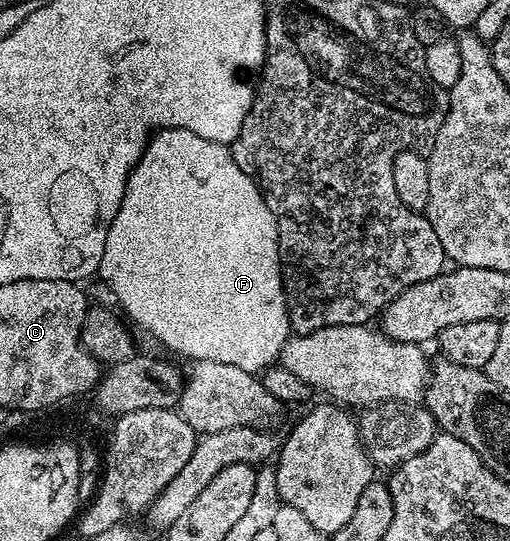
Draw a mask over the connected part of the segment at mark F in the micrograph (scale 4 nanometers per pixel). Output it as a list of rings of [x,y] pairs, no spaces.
[[[162,129],[153,134],[145,154],[141,156],[141,161],[131,171],[123,203],[119,203],[119,211],[109,224],[99,277],[105,280],[105,285],[113,292],[114,299],[121,304],[122,311],[135,324],[142,325],[155,340],[162,341],[171,352],[178,353],[181,357],[189,357],[190,362],[231,363],[235,367],[243,367],[243,371],[257,375],[280,358],[281,348],[291,336],[289,308],[285,306],[285,287],[281,283],[278,228],[279,222],[269,208],[260,185],[252,177],[239,171],[229,145],[220,145],[211,139],[203,139],[203,135],[195,131]]]

